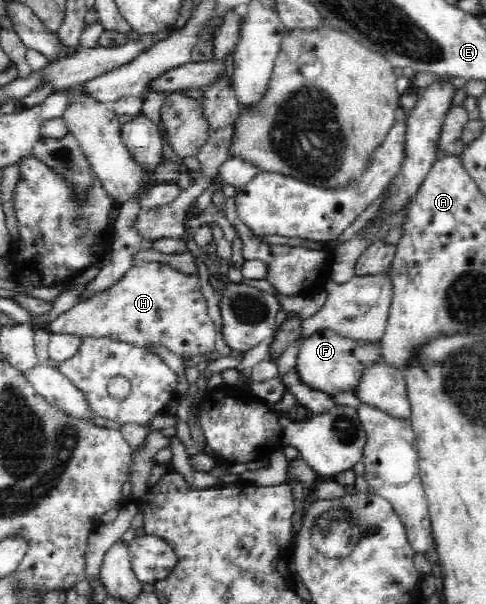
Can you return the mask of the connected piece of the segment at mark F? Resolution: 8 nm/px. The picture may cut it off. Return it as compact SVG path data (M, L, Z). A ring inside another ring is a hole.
M317 329L302 340L294 368L304 385L332 398L342 393L355 393L365 369L381 360L382 347L379 341L359 343L339 335L335 330Z

